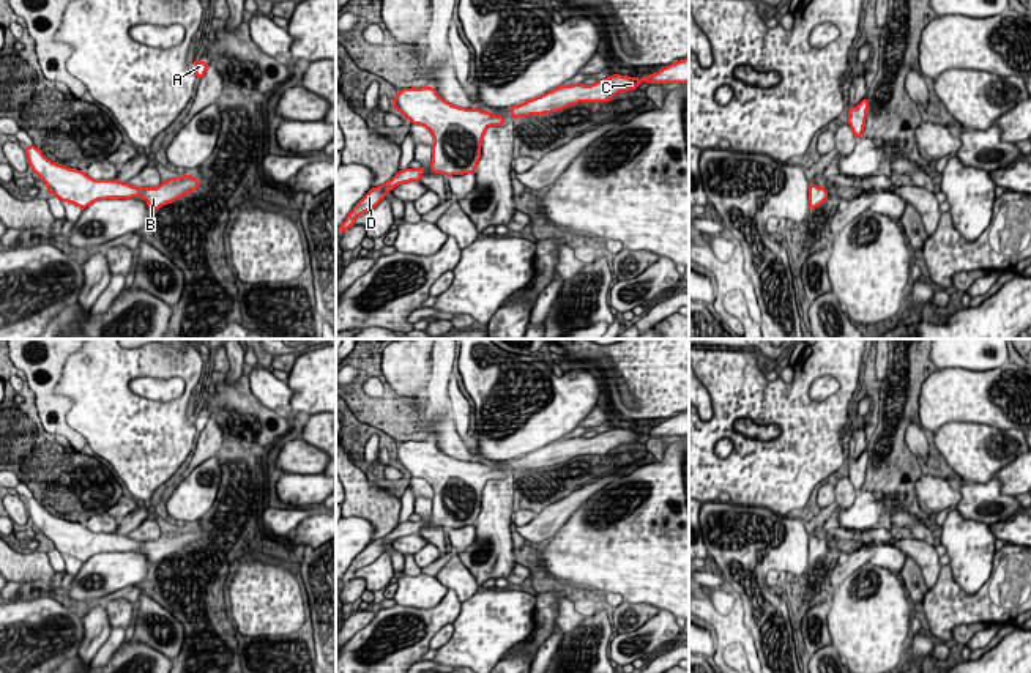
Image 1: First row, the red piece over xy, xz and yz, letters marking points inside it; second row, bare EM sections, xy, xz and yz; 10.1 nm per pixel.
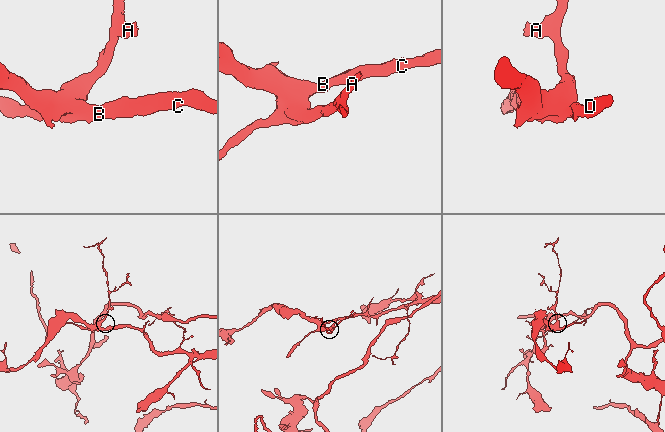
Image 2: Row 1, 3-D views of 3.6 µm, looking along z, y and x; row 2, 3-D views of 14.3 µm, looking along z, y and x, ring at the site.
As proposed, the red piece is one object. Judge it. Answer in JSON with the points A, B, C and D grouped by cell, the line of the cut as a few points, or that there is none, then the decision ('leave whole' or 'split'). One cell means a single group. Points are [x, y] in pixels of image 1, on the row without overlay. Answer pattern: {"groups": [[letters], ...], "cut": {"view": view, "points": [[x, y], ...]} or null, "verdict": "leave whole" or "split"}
{"groups": [["A", "B", "C", "D"]], "cut": null, "verdict": "leave whole"}

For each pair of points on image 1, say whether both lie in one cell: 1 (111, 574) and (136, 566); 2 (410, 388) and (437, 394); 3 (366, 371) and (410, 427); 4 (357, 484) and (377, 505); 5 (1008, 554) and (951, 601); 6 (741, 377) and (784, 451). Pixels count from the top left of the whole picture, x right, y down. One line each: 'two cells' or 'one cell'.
1: one cell
2: one cell
3: one cell
4: one cell
5: one cell
6: one cell

